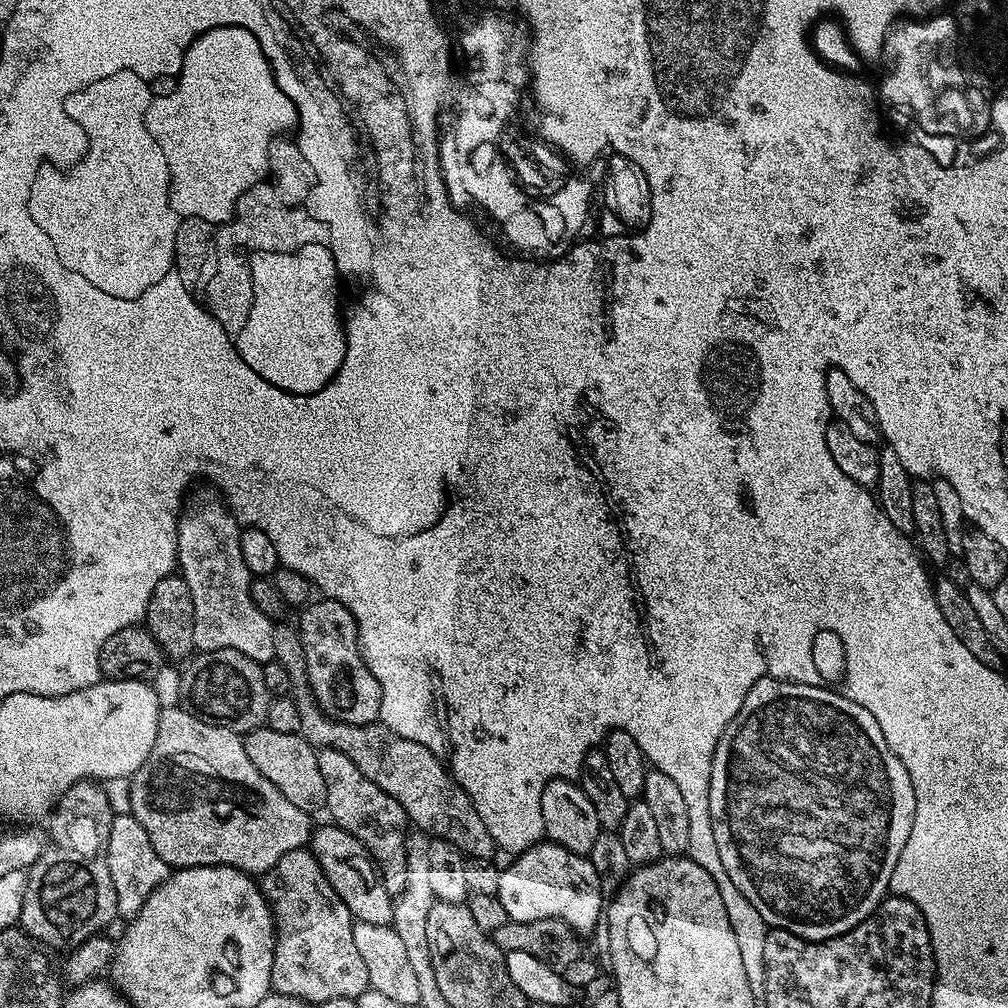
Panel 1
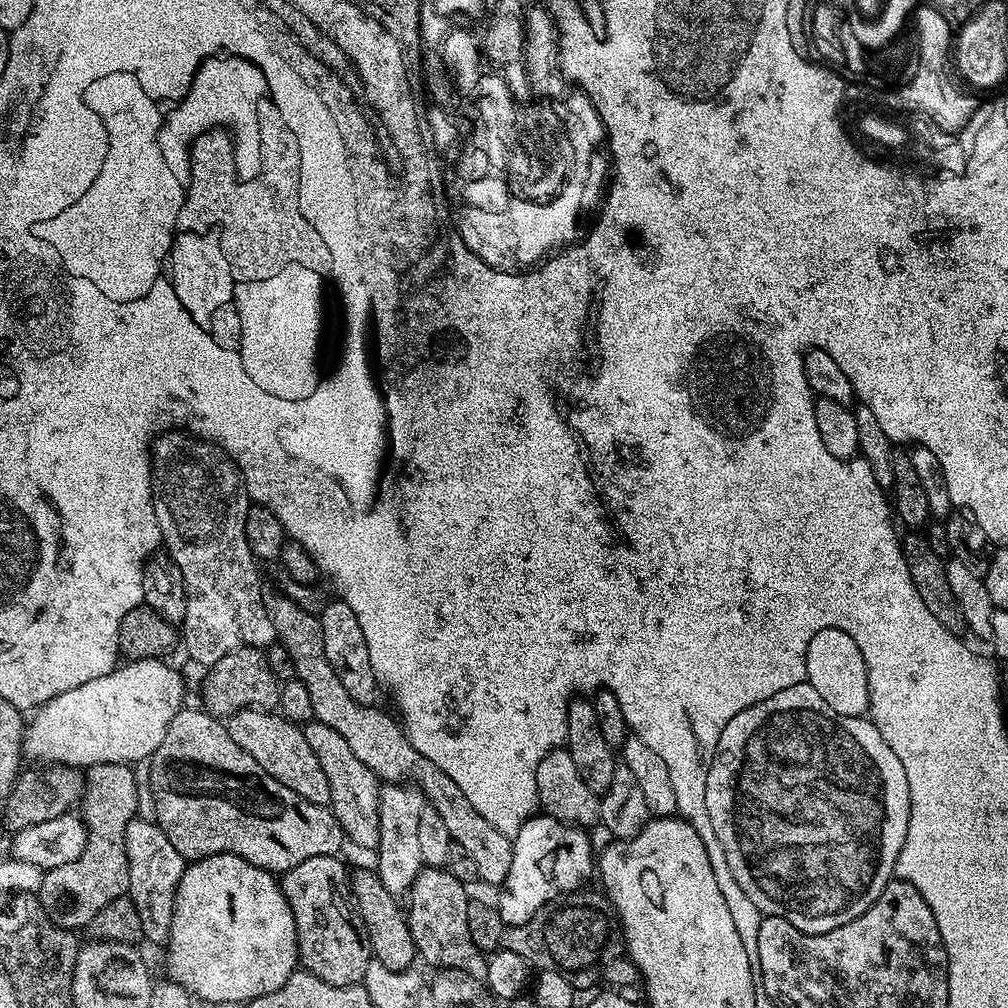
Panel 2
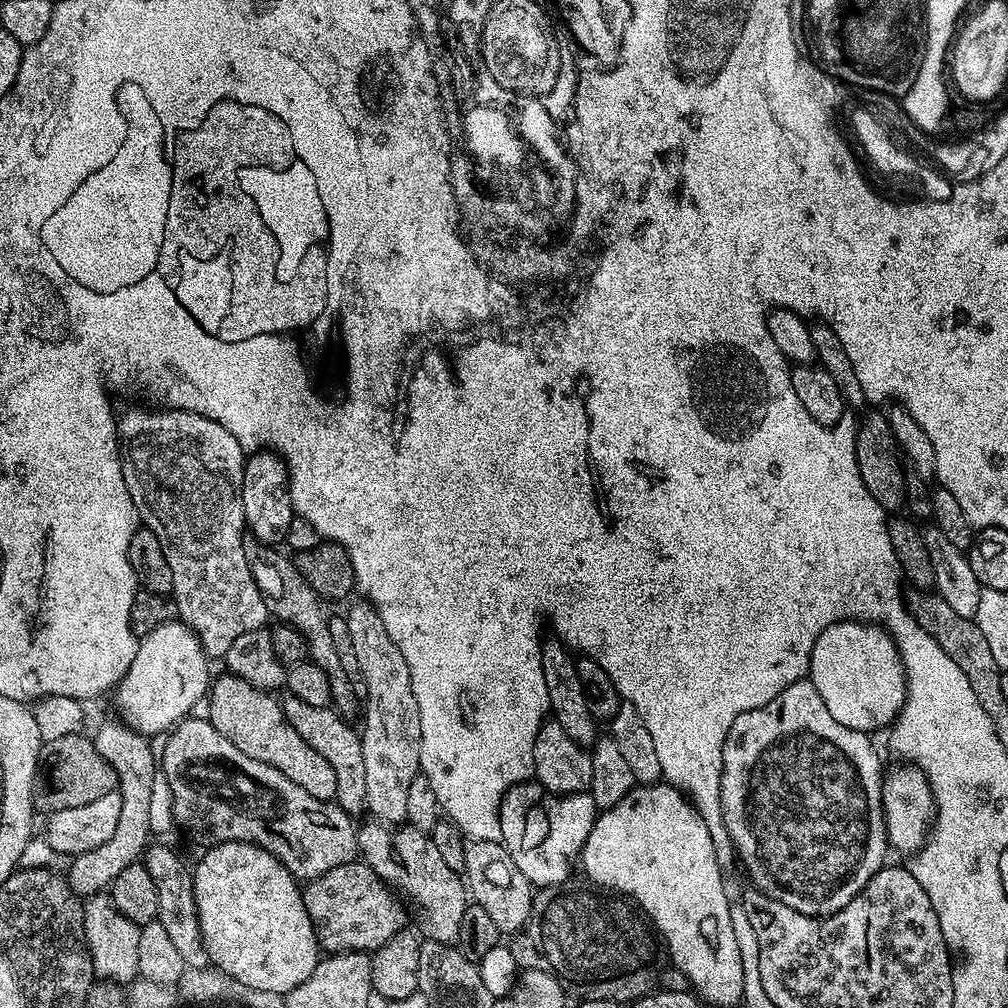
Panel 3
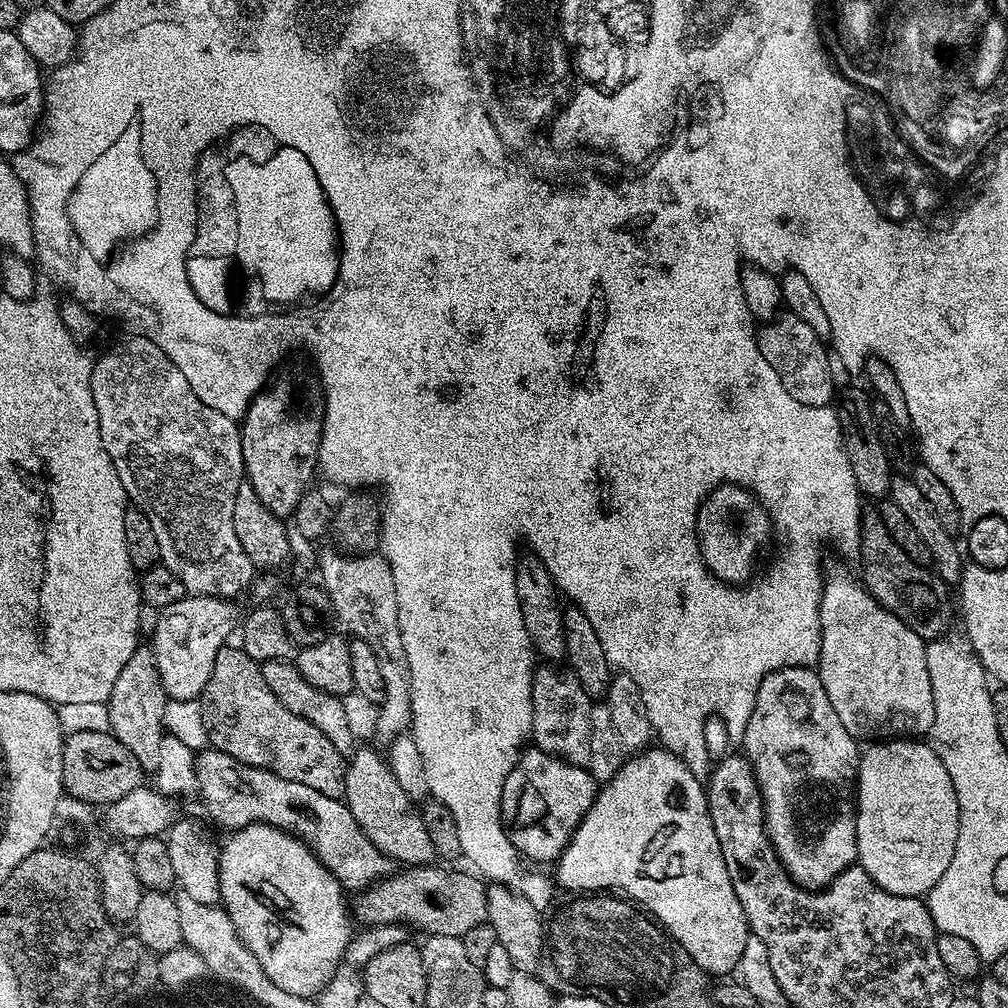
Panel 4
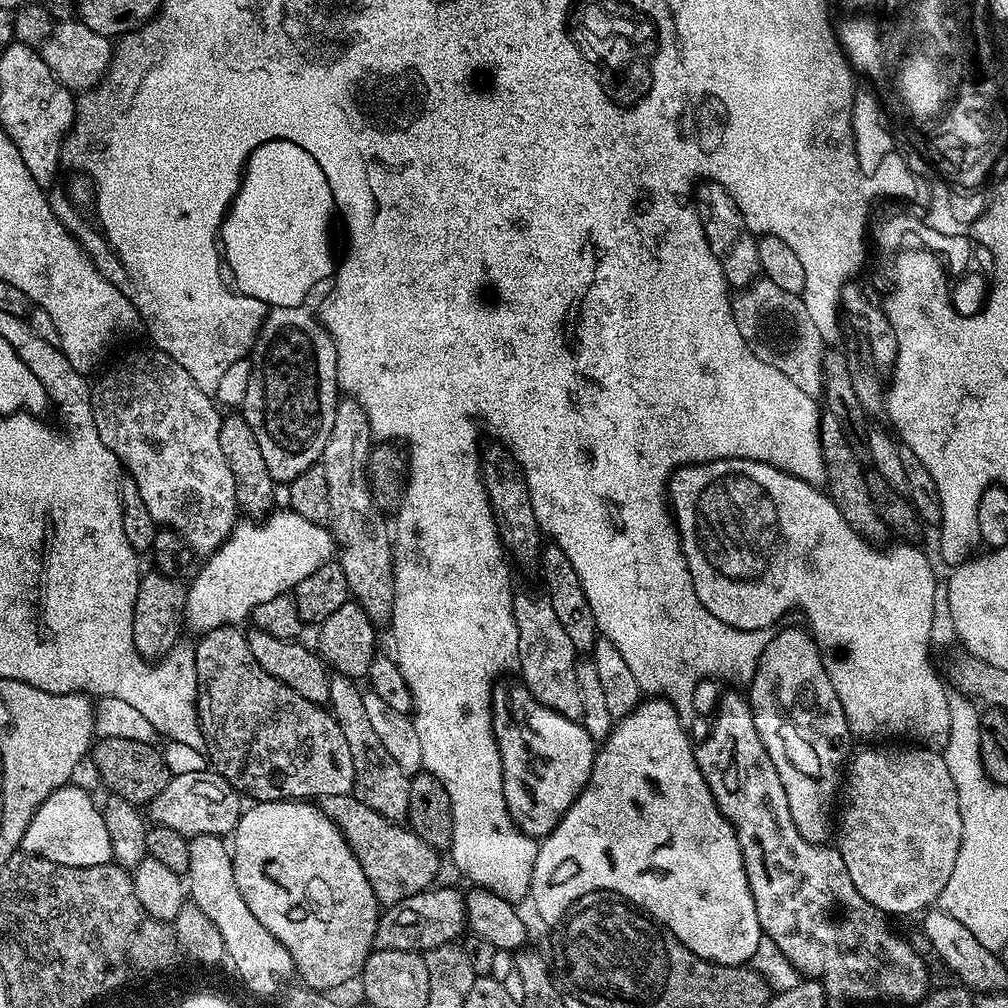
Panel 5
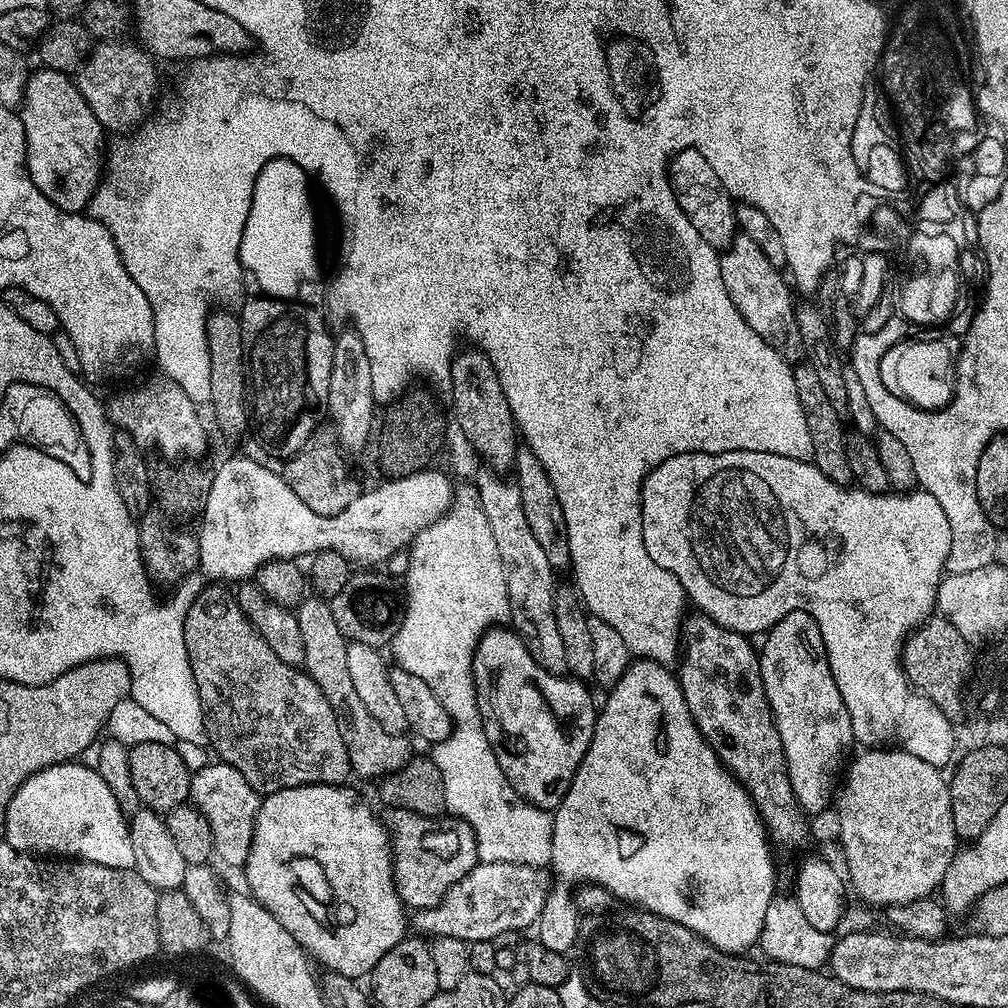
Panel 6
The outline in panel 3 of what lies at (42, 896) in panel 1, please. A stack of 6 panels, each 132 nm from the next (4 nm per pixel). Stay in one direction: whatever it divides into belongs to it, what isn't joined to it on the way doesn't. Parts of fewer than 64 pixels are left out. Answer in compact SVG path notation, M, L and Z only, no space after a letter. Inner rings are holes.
M113 718L113 720L106 721L94 733L94 739L98 754L102 754L102 758L106 758L106 762L110 762L110 766L114 766L120 793L120 814L118 826L114 829L114 838L110 838L110 842L102 842L102 846L90 850L86 854L75 857L66 869L68 884L81 898L103 893L114 882L114 878L118 878L118 874L122 874L122 870L126 870L126 866L137 863L145 855L150 844L148 835L152 832L152 783L158 780L158 756L157 753L152 753L153 741L143 732L135 732L127 724Z

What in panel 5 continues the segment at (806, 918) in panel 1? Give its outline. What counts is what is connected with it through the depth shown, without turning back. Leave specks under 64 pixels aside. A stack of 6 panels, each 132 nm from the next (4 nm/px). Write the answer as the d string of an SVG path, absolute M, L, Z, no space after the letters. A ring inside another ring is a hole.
M784 628L777 636L773 635L769 639L766 650L760 659L760 665L757 666L756 672L747 685L746 695L748 704L752 707L754 714L754 726L758 726L758 738L762 738L762 746L766 746L766 754L770 754L770 762L774 762L774 770L778 770L778 778L782 778L782 786L786 786L786 802L790 802L790 818L794 818L794 826L798 826L798 832L810 842L815 844L825 843L829 839L827 836L832 832L832 799L835 798L836 791L838 793L841 791L842 777L846 772L846 761L850 756L850 753L848 754L850 733L846 722L846 714L842 710L842 702L838 702L838 694L834 694L834 686L826 674L824 659L820 657L820 647L816 645L816 641L805 629L803 632L800 628Z

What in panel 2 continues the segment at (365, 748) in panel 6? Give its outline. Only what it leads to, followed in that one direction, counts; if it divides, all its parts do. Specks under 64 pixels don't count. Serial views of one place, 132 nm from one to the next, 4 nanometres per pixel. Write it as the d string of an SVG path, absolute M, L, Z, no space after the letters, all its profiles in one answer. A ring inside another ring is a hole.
M424 867L418 874L418 878L412 883L412 887L406 896L406 915L408 918L408 929L414 938L419 959L433 964L433 969L443 970L453 968L459 972L465 972L477 978L488 975L488 961L485 953L474 946L474 938L470 938L470 926L466 926L466 910L470 899L469 889L454 874L450 874L447 867L430 868Z

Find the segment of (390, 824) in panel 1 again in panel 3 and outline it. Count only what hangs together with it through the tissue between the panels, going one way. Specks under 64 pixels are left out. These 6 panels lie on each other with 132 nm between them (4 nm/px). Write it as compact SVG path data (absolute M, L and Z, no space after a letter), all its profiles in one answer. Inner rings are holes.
M291 694L285 695L282 700L282 707L290 726L298 730L298 735L303 740L314 746L318 754L330 762L334 769L334 778L338 781L338 790L334 803L350 817L359 817L358 814L367 809L366 802L366 758L362 758L362 742L360 732L352 729L347 724L345 717L337 712L332 706L310 706L302 702L302 698Z

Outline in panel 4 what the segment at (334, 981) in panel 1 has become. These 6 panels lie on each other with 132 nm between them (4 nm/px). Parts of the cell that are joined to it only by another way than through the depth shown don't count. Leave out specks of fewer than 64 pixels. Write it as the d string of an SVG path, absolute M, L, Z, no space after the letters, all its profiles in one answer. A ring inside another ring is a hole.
M430 863L400 870L404 872L393 871L371 888L363 889L356 901L351 901L351 915L359 923L361 920L364 926L398 924L412 930L421 928L421 933L430 936L446 934L462 938L466 930L487 921L488 893L485 885L471 871L455 872L452 866L436 867L435 863Z

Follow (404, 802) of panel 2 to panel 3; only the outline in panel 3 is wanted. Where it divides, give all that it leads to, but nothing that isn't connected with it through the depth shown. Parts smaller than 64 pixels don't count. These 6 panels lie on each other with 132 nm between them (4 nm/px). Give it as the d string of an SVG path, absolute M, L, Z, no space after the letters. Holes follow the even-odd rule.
M361 602L352 604L346 611L348 629L350 630L350 646L354 650L354 658L358 662L359 679L364 680L364 688L368 691L368 701L363 701L364 728L360 732L362 742L362 758L366 758L366 802L367 811L382 824L400 826L407 821L406 806L410 791L410 782L421 775L420 743L422 742L422 722L418 718L418 698L414 698L414 686L410 682L410 666L408 660L402 658L402 650L394 646L394 638L386 634L386 626L382 626L382 618L378 618L373 604Z

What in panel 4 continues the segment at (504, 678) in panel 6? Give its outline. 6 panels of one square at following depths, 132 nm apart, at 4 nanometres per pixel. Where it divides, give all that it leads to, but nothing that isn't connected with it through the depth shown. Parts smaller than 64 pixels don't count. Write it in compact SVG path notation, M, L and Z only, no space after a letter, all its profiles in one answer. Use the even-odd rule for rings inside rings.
M535 746L528 749L521 751L519 760L504 780L500 794L500 821L505 834L525 861L555 862L568 845L580 819L596 800L598 781L588 773L587 767L570 764Z

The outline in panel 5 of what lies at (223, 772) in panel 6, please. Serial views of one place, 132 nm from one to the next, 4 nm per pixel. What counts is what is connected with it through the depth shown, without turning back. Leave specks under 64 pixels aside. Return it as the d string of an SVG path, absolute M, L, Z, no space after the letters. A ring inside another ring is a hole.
M207 771L180 772L177 776L175 773L166 787L146 805L151 823L161 828L178 830L189 838L202 834L224 838L235 833L236 823L240 821L242 811L241 793L232 785L225 784L219 772Z

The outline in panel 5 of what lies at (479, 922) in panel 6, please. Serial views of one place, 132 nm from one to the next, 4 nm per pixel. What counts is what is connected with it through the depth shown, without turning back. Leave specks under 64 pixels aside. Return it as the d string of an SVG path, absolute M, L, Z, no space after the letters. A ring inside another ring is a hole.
M433 886L394 906L384 908L374 934L374 945L382 950L410 950L421 954L443 944L459 941L466 932L466 896L456 888Z

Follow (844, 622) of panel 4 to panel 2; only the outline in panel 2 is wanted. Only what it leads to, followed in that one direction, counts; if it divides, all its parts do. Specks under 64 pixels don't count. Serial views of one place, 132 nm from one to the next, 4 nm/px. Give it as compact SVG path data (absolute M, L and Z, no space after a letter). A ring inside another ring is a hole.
M821 630L810 638L810 646L806 650L806 683L814 686L818 694L838 714L847 716L864 716L870 708L868 694L868 671L862 658L862 650L858 650L854 638L842 630Z

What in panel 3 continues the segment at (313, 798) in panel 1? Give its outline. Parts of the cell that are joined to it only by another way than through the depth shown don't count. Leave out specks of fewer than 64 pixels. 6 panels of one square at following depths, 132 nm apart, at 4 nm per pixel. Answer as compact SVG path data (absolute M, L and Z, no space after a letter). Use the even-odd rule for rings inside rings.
M223 674L211 681L206 699L210 702L210 723L222 738L234 742L242 754L250 754L250 758L258 758L258 762L266 762L266 766L274 766L294 786L302 786L306 794L319 800L335 801L338 781L334 778L334 769L330 762L314 746L305 742L298 730L290 726L286 718L281 701L270 692L263 692L261 688L250 686L238 676Z

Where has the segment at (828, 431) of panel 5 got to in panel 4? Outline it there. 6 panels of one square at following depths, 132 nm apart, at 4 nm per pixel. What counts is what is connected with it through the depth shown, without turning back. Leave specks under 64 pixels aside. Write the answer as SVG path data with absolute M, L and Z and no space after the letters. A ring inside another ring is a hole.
M865 511L860 517L860 572L862 583L868 593L890 614L897 616L914 634L918 634L926 642L936 642L948 628L954 616L954 604L948 601L949 585L936 575L931 567L913 560L894 538L890 538L890 530L886 530L886 522L882 522L879 511Z

